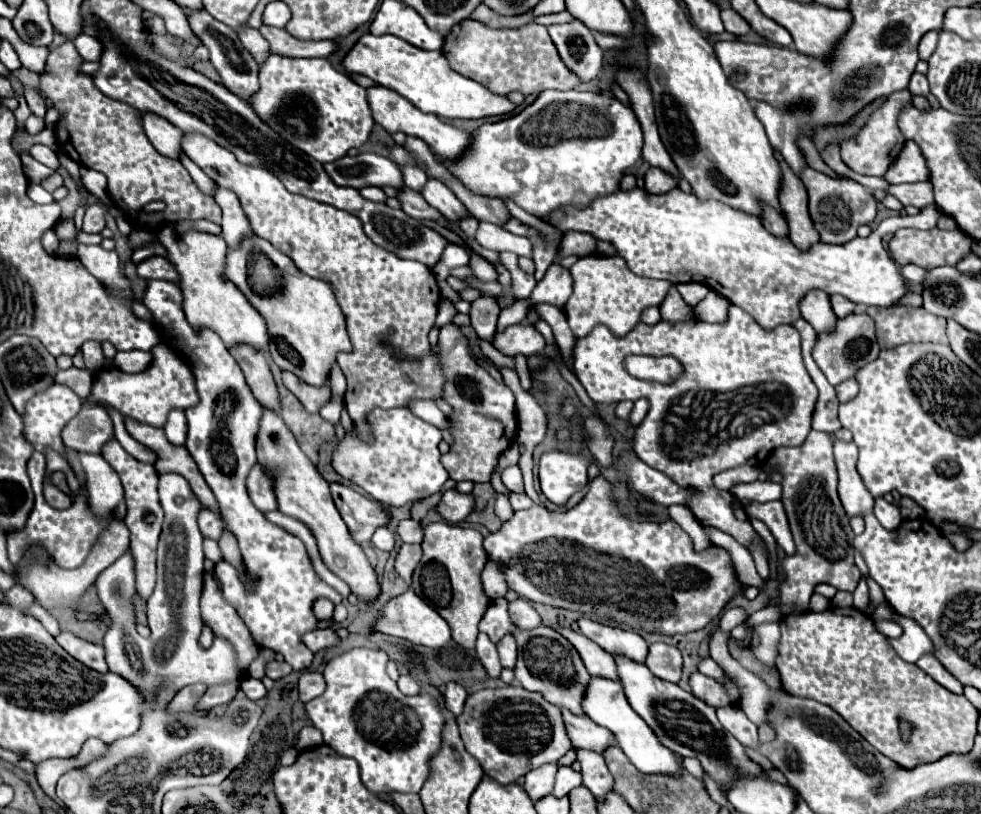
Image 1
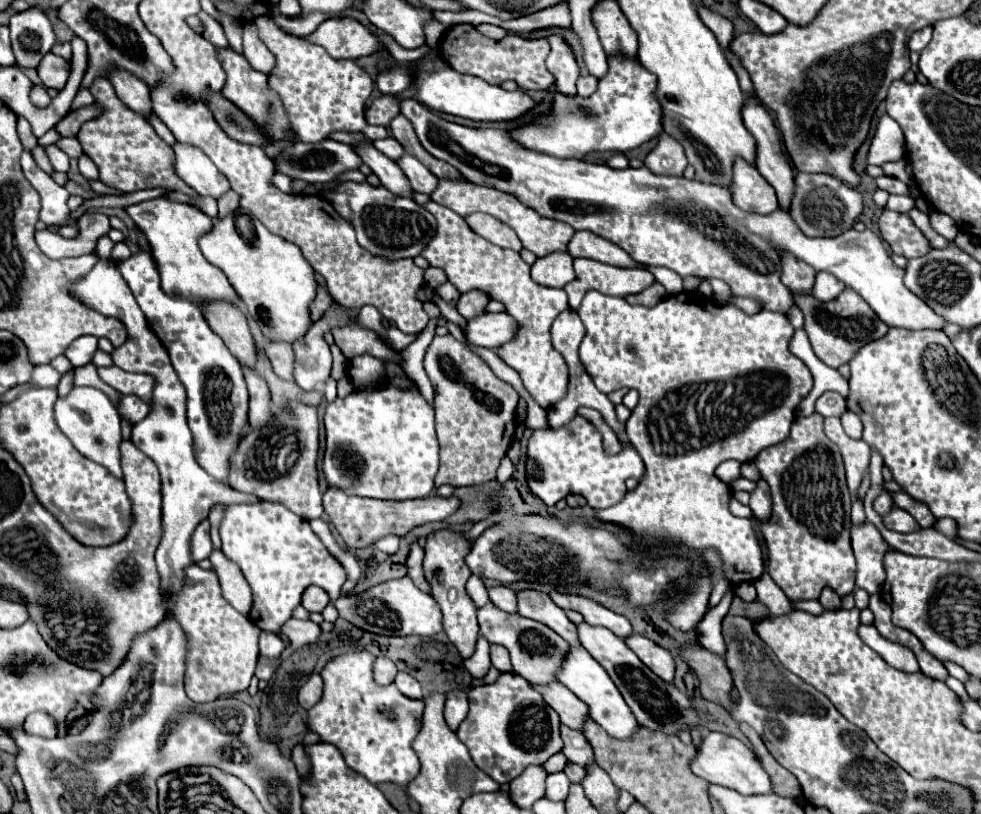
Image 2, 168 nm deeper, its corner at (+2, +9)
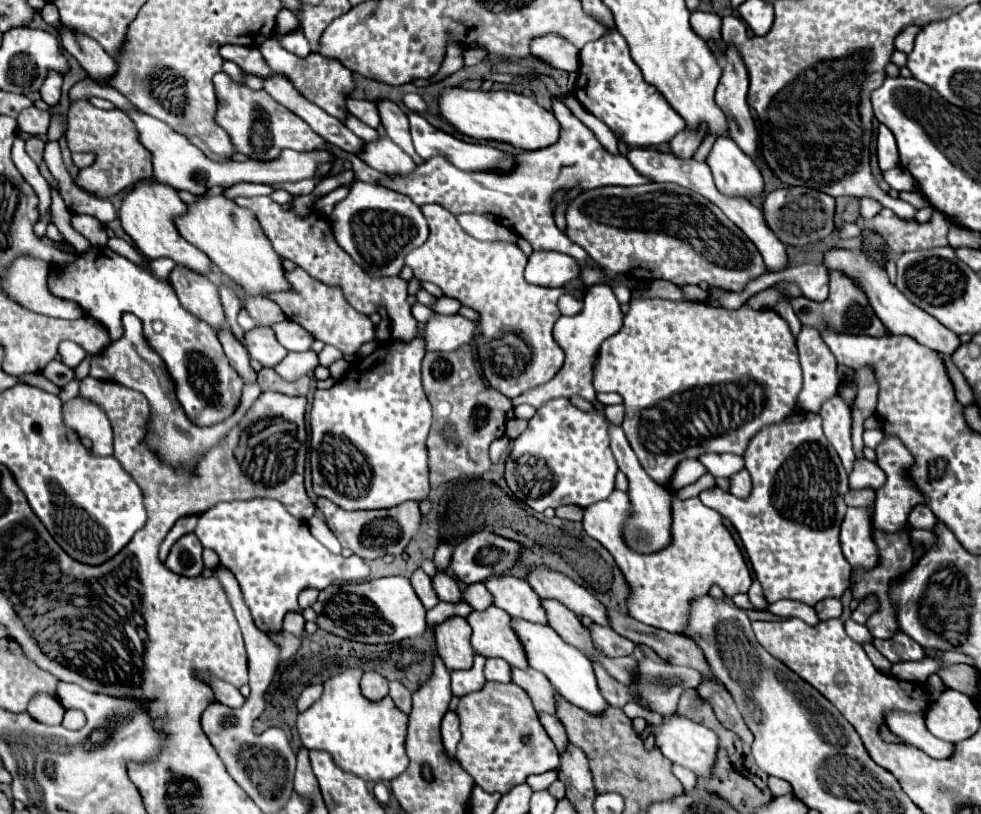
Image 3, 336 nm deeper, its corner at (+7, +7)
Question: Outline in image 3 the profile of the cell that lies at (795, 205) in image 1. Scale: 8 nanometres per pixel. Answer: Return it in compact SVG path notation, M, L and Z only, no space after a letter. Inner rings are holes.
M727 47L727 53L723 57L723 77L721 83L717 87L715 93L715 101L717 105L723 109L723 113L727 115L729 121L729 135L731 139L741 147L741 151L745 155L749 155L751 159L757 159L759 148L759 130L749 105L747 105L747 89L749 89L749 75L747 69L743 67L743 61L739 59L739 53L735 53L735 47Z

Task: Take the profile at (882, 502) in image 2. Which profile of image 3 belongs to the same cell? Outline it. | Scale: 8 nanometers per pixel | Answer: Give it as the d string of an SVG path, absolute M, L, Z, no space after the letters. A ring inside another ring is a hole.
M849 507L841 525L841 547L853 567L873 569L879 561L879 549L872 539L871 515L867 507Z

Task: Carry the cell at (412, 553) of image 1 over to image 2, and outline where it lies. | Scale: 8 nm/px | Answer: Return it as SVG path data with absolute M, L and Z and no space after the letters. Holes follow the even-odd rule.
M414 543L412 549L410 549L410 555L408 555L408 561L406 561L408 577L414 581L416 587L420 587L422 591L430 593L430 585L428 585L428 581L424 579L424 571L422 571L422 559L424 559L424 551L420 549L418 543Z

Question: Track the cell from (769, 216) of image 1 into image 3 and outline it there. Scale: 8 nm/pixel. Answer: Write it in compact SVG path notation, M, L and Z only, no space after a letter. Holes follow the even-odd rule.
M717 137L707 165L711 167L717 189L727 197L753 199L763 195L763 177L757 165L739 151L731 137Z

